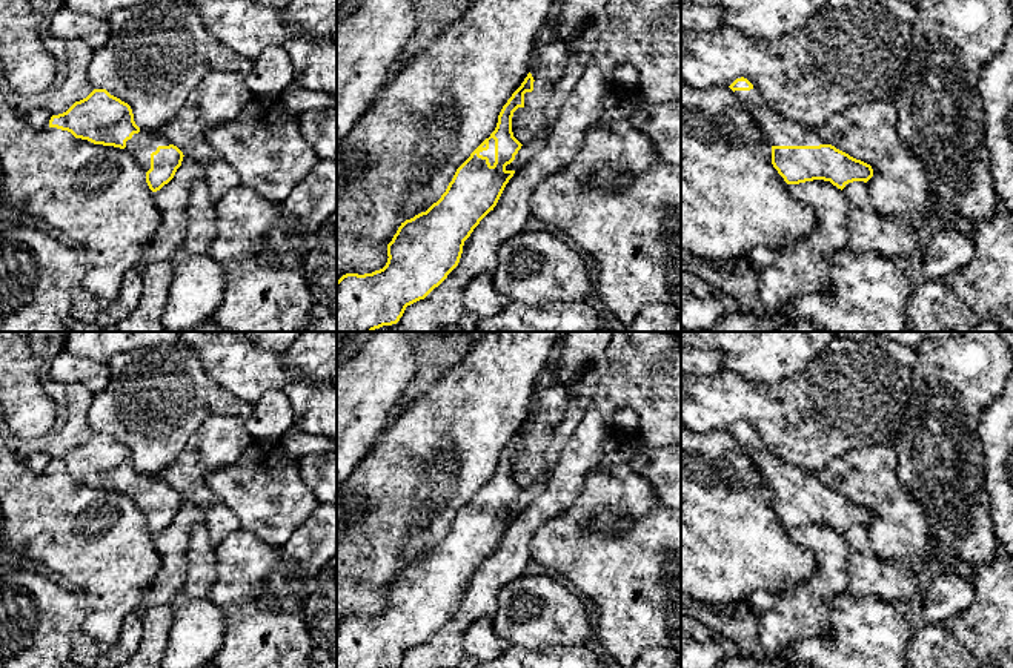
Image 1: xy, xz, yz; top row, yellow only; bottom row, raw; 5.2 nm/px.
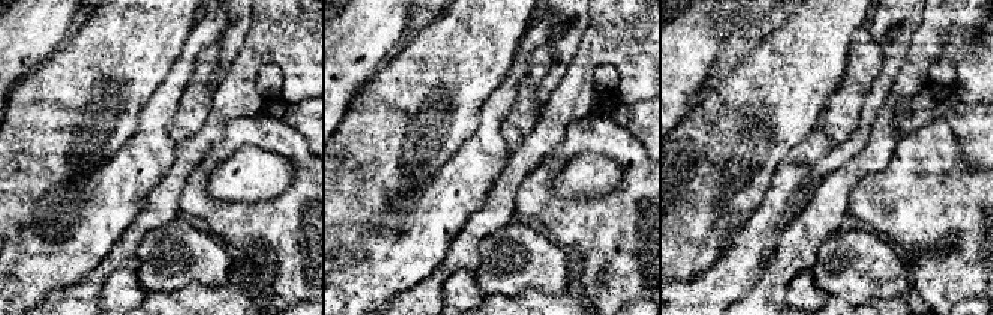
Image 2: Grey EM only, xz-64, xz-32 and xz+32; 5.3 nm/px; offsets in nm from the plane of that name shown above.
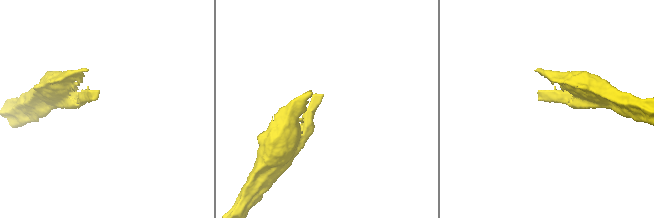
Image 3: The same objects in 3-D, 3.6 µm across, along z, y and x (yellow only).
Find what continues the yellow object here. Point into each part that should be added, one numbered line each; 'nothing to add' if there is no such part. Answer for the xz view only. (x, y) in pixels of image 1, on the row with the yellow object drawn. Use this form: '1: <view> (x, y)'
1: xz (491, 152)

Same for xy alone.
1: xy (142, 145)

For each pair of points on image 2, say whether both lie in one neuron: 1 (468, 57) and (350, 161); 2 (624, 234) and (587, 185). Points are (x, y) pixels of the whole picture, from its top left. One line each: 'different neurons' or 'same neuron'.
1: same neuron
2: different neurons

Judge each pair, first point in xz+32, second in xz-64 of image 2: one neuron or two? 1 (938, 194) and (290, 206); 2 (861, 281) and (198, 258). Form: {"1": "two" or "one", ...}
{"1": "one", "2": "one"}

